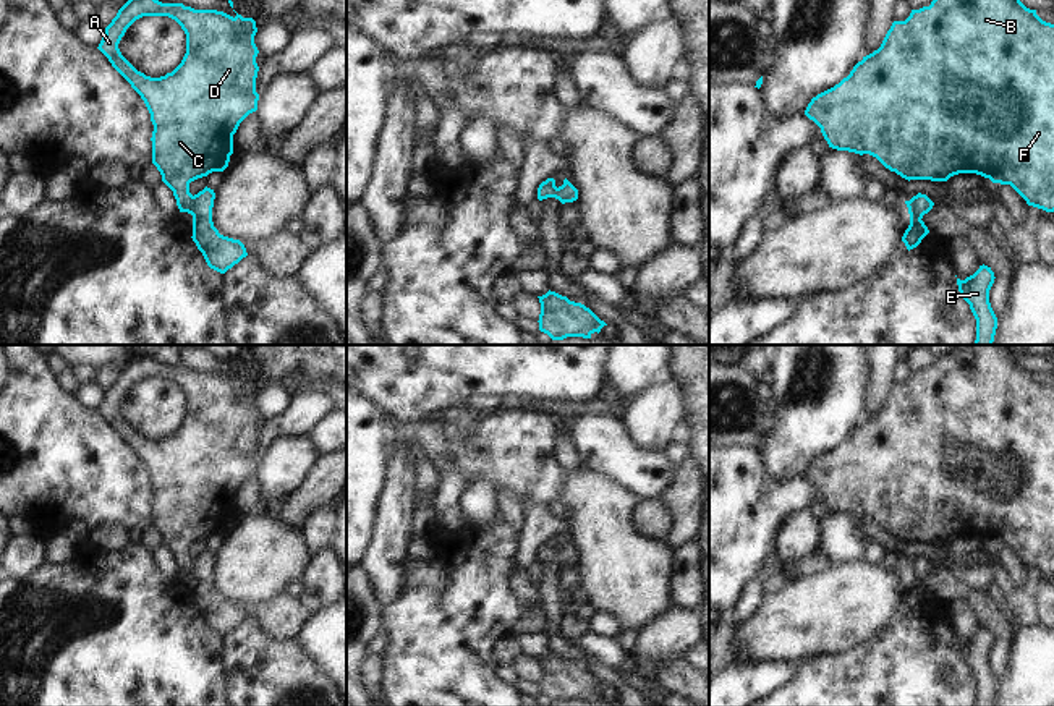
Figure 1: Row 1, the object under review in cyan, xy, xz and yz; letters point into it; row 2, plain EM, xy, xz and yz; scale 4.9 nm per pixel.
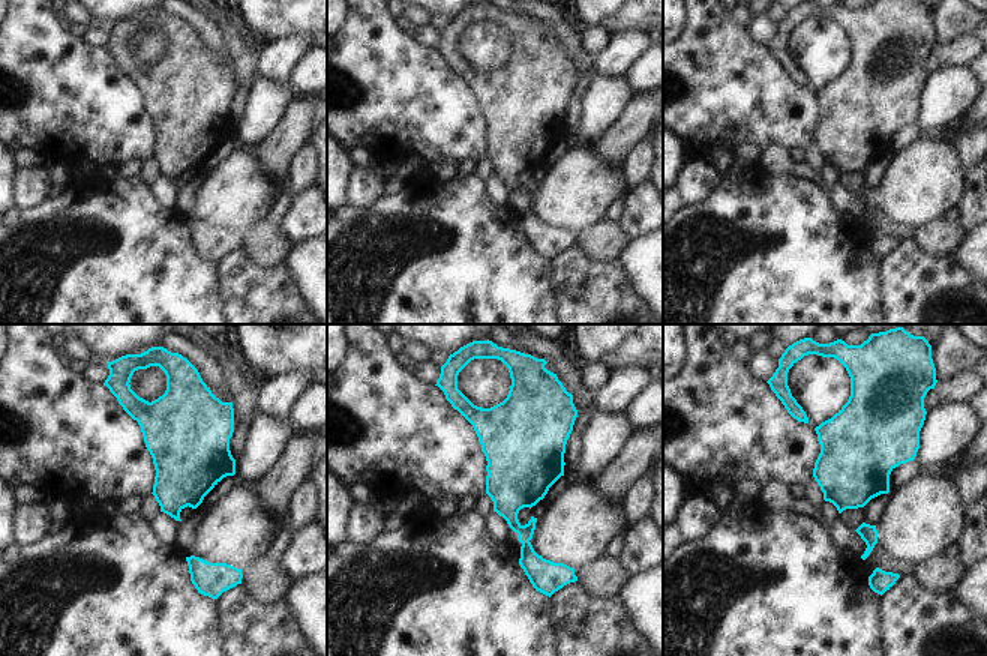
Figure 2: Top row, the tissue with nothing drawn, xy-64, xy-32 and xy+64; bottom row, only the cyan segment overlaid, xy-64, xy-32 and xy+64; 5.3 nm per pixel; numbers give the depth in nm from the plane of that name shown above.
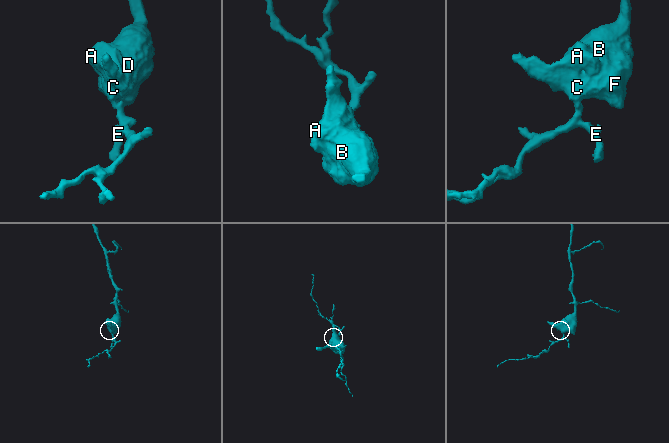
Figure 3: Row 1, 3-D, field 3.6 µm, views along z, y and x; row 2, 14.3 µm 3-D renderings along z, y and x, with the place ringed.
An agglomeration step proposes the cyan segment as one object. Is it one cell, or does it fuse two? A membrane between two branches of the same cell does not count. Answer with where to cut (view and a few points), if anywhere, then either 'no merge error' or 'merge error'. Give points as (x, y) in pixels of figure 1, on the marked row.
cut none; no merge error

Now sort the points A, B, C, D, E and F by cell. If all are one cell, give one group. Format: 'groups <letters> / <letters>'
groups A B C D E F

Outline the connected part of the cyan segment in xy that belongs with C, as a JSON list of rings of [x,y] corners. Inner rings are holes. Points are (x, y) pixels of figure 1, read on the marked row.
[[[128,0],[105,28],[99,50],[112,66],[141,96],[154,125],[152,164],[162,175],[162,181],[173,191],[180,212],[193,215],[193,241],[202,253],[207,266],[225,274],[248,256],[244,245],[219,233],[212,222],[215,193],[204,188],[198,194],[189,193],[189,183],[212,172],[223,172],[233,154],[233,134],[240,123],[257,110],[259,94],[256,78],[259,53],[254,36],[257,32],[253,18],[230,16],[217,10],[194,10],[183,3],[162,3],[159,0]],[[142,16],[168,16],[186,34],[186,53],[181,63],[165,76],[151,78],[138,71],[120,52],[118,44],[126,29]]]

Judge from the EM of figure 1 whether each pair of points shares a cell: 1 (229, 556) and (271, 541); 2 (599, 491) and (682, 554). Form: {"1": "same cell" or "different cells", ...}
{"1": "same cell", "2": "different cells"}

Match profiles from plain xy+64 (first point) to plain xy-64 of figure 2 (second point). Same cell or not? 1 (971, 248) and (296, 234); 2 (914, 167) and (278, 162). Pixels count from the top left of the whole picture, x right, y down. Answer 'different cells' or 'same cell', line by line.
1: different cells
2: different cells

